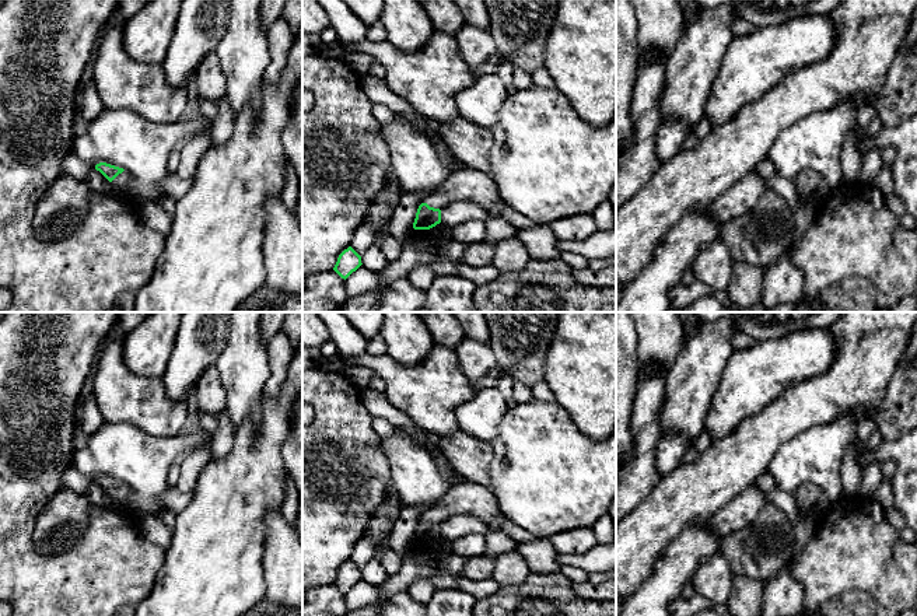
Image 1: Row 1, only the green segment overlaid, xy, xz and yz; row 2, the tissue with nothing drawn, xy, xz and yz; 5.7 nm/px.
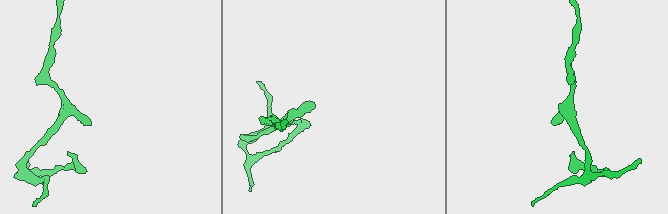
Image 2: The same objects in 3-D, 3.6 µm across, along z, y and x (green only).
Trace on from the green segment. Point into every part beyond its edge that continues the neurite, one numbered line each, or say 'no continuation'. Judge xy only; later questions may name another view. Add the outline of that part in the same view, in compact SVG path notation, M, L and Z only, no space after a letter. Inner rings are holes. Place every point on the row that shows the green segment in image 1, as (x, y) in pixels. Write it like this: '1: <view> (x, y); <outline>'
1: xy (125, 181); M123 171L122 174L119 174L113 181L112 181L113 186L116 190L126 190L126 192L134 192L136 186L134 186L134 178Z

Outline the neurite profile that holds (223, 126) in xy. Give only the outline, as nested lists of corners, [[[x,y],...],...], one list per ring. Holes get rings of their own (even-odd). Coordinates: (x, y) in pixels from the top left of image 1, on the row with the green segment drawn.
[[[225,94],[217,101],[214,101],[214,104],[217,105],[218,113],[213,119],[211,139],[213,139],[213,146],[220,146],[220,144],[224,144],[234,132],[235,113],[230,106],[230,102]]]

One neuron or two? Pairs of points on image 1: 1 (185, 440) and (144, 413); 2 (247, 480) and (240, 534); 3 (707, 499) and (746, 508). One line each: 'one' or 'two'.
1: two
2: one
3: two

